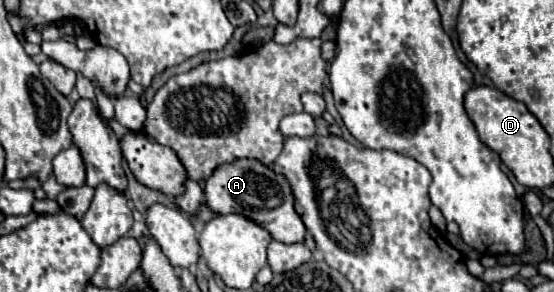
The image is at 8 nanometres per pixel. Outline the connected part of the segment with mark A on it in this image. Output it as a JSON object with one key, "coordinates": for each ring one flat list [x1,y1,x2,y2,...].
{"coordinates":[[235,160,231,164,219,166,205,184,207,206,217,214,241,214,259,226,263,226,275,240,285,244,295,244,305,240,305,224,297,216,293,206,293,190,285,176,273,172,269,166,257,160]]}

